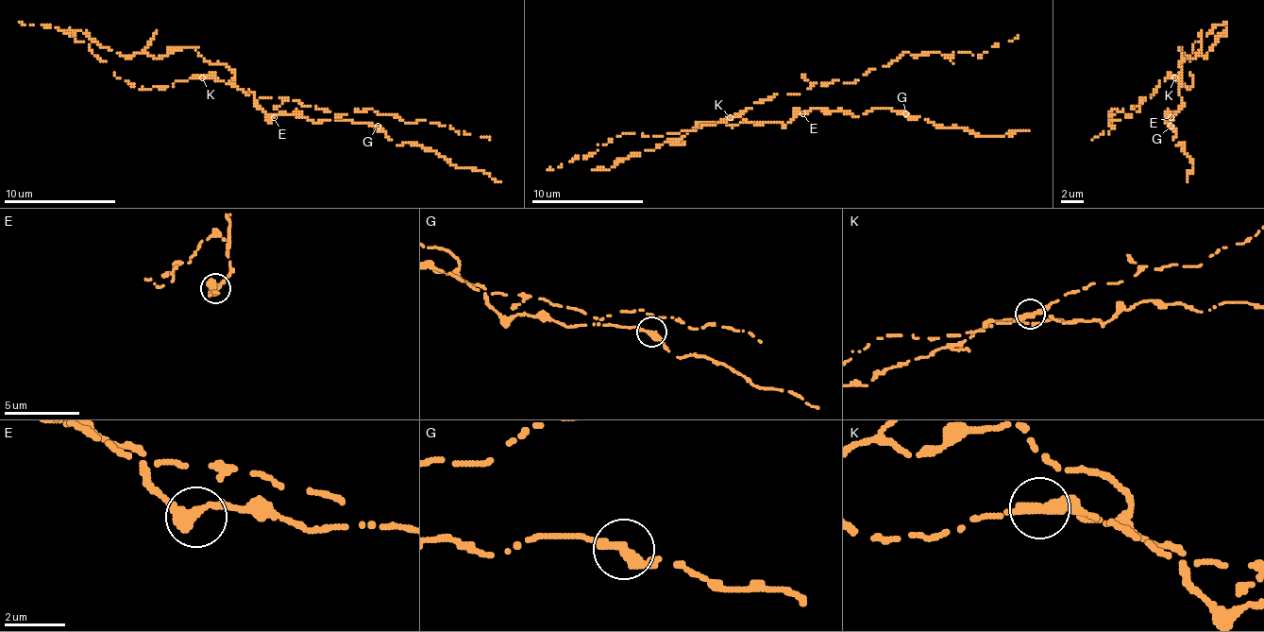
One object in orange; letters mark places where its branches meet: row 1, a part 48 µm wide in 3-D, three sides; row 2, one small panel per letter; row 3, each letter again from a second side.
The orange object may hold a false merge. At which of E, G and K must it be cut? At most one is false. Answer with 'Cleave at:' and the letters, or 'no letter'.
Cleave at: K

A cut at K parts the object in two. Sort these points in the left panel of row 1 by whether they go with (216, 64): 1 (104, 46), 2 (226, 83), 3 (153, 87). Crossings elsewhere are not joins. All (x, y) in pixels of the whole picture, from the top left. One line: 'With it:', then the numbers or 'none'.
With it: 1

